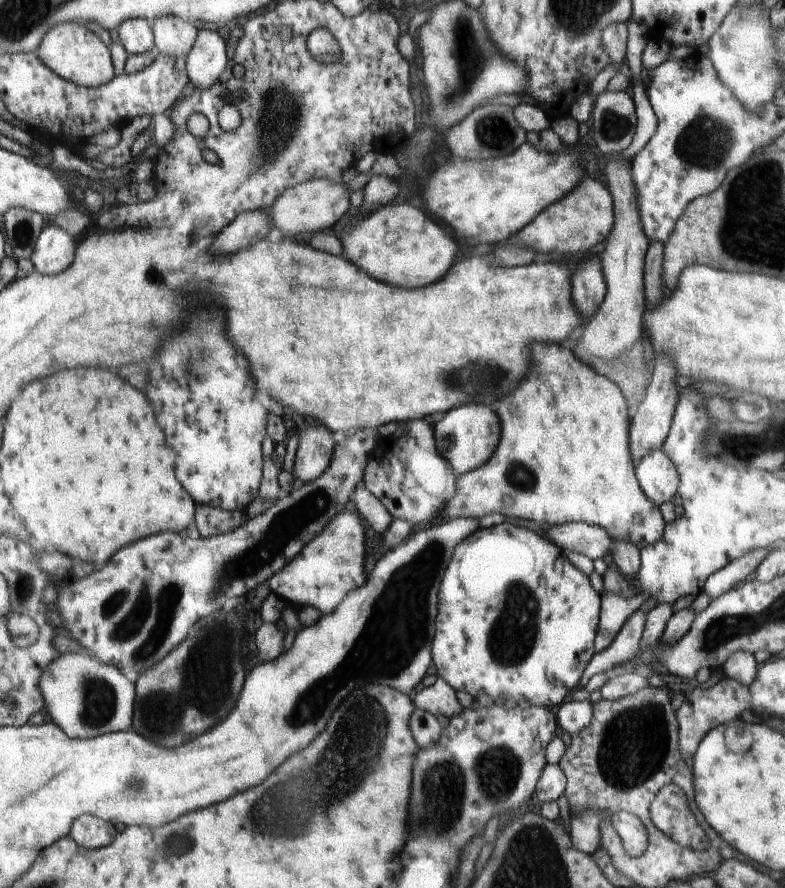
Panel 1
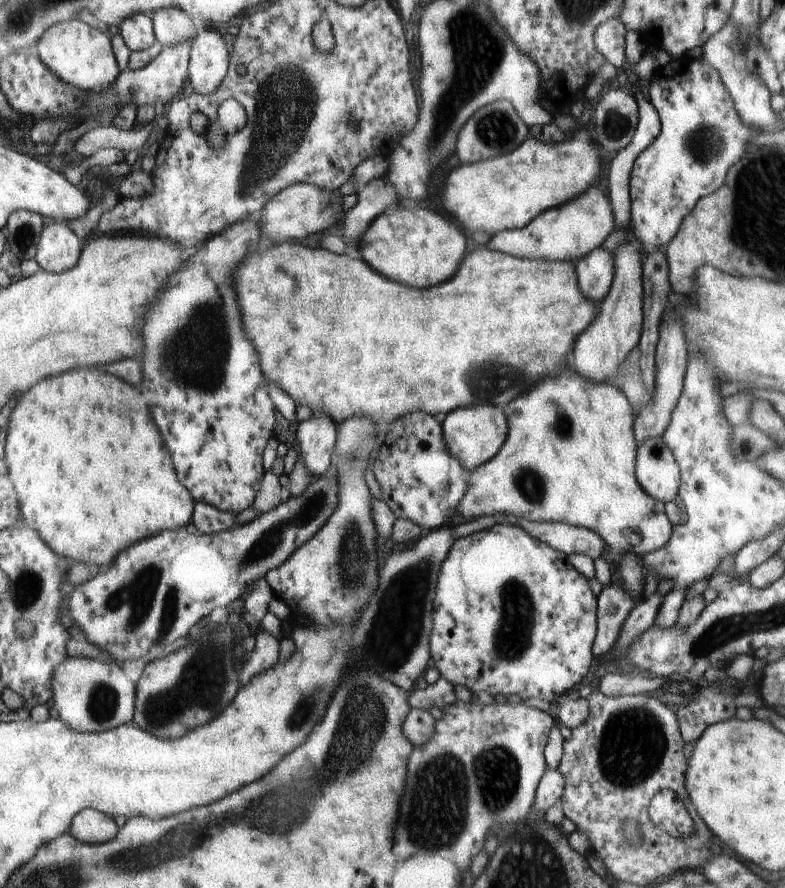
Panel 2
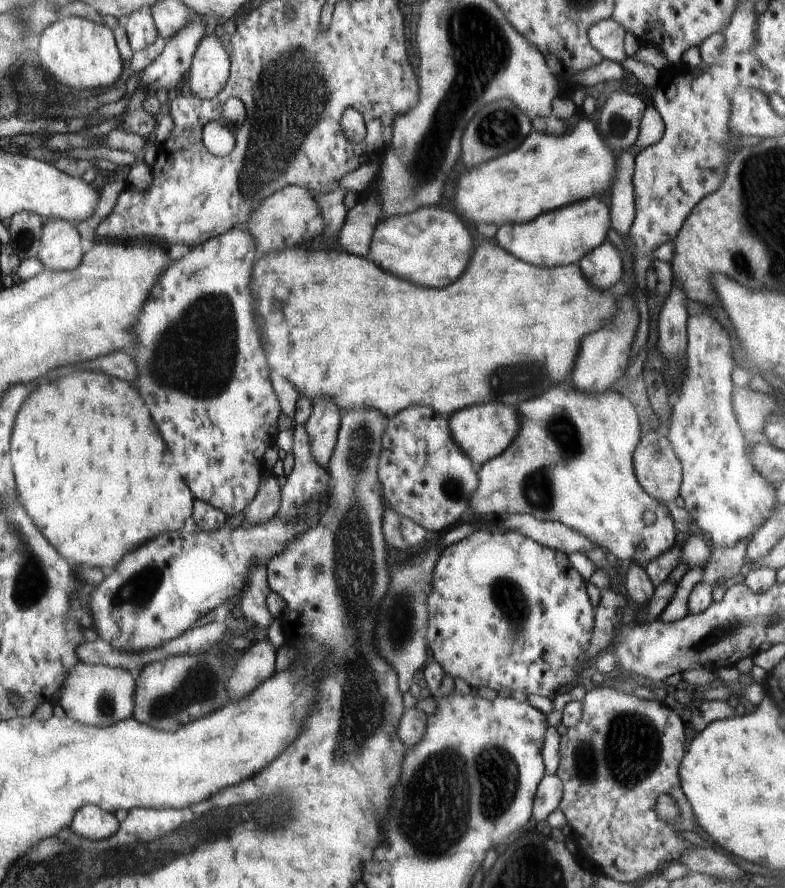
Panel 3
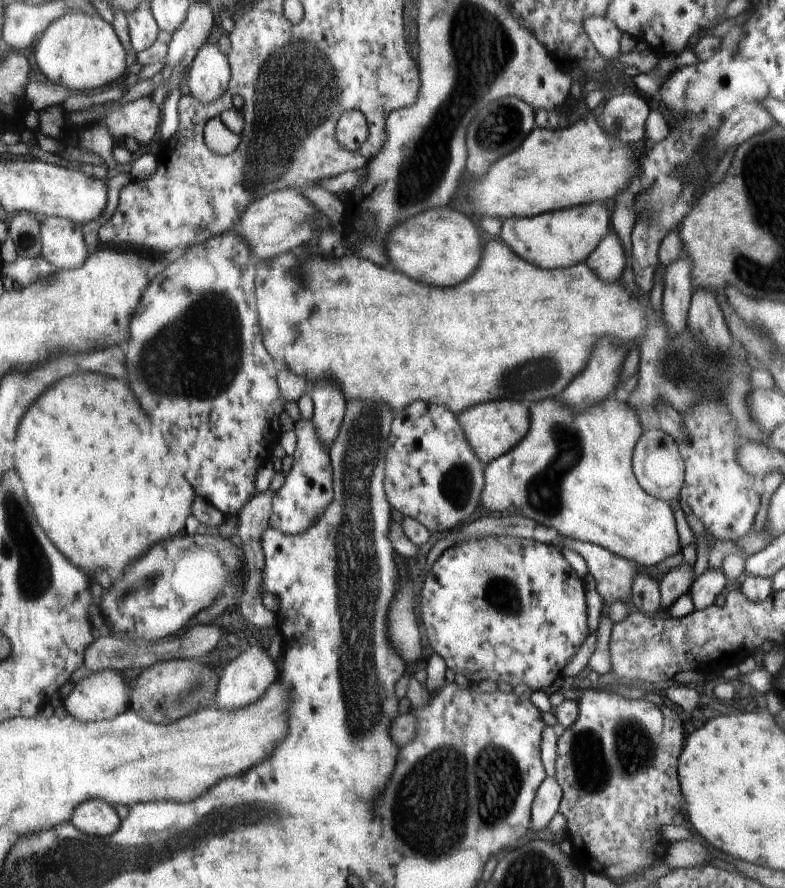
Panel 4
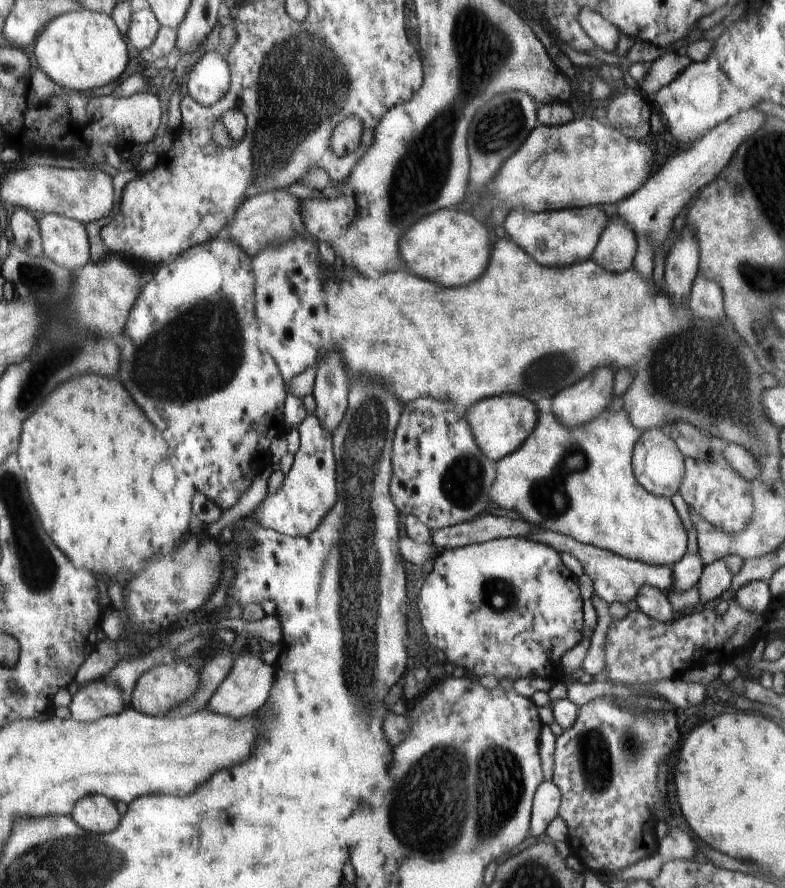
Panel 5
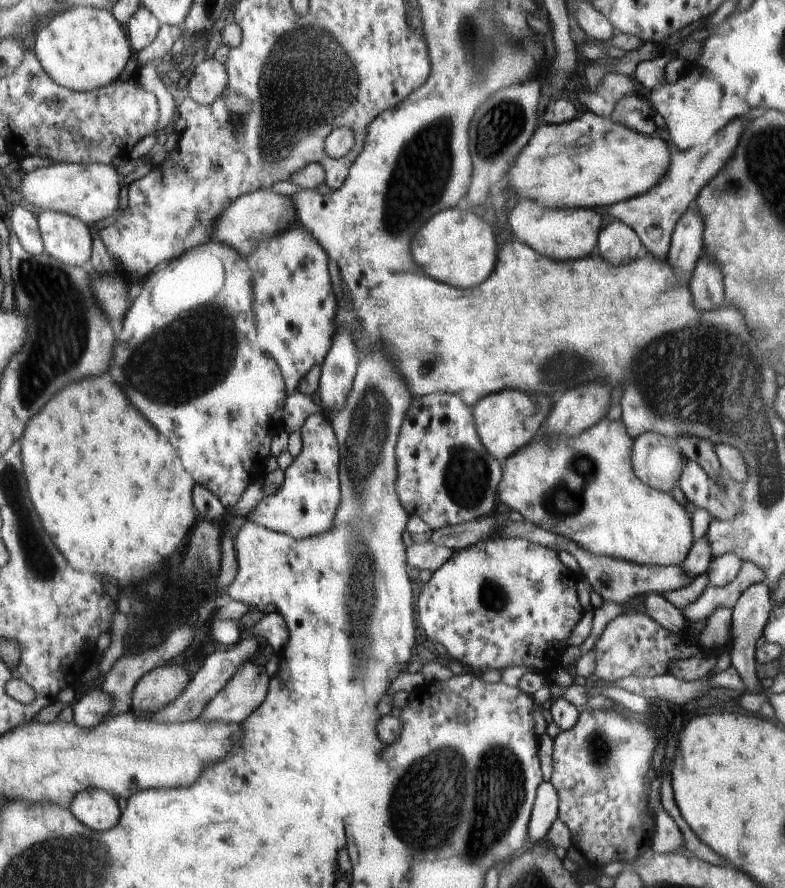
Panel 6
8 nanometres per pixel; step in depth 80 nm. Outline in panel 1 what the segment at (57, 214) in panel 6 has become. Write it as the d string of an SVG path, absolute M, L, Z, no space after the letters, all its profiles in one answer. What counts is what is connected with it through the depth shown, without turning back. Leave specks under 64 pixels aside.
M54 224L41 230L29 259L37 273L59 275L71 266L76 251L71 233Z

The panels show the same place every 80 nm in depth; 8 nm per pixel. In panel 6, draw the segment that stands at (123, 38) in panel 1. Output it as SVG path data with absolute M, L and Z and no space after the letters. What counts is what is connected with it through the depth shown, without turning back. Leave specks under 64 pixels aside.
M139 7L126 26L128 27L128 40L131 40L132 48L139 52L154 42L157 38L158 26L162 25L158 24L156 16L146 7Z

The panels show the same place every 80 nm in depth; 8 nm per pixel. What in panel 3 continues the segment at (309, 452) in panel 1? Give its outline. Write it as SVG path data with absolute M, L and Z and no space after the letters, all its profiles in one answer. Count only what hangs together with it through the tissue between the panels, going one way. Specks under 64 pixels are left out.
M322 397L312 403L312 415L303 425L309 435L315 461L322 468L327 468L334 454L341 422L338 407L332 399Z

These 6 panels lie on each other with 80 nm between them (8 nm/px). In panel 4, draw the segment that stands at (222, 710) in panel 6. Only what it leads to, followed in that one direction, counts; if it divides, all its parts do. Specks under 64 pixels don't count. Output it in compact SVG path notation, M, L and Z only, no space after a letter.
M252 646L240 656L228 660L220 670L219 688L216 695L216 708L222 710L241 709L262 697L270 683L278 680L279 670L268 656L267 650L262 647Z

